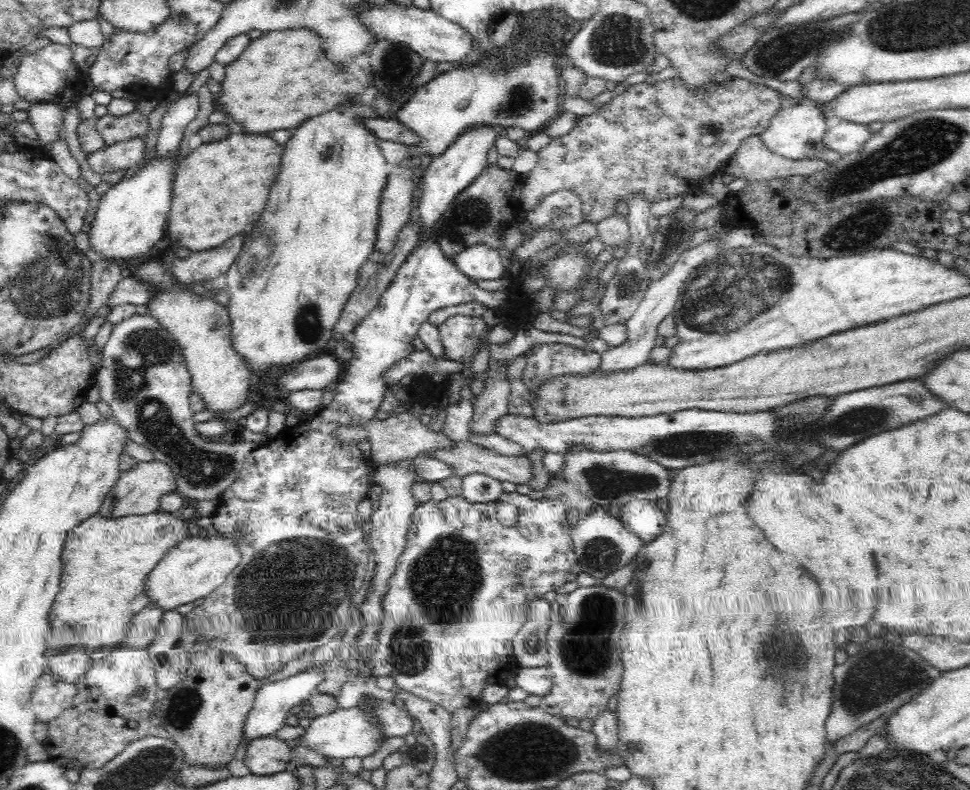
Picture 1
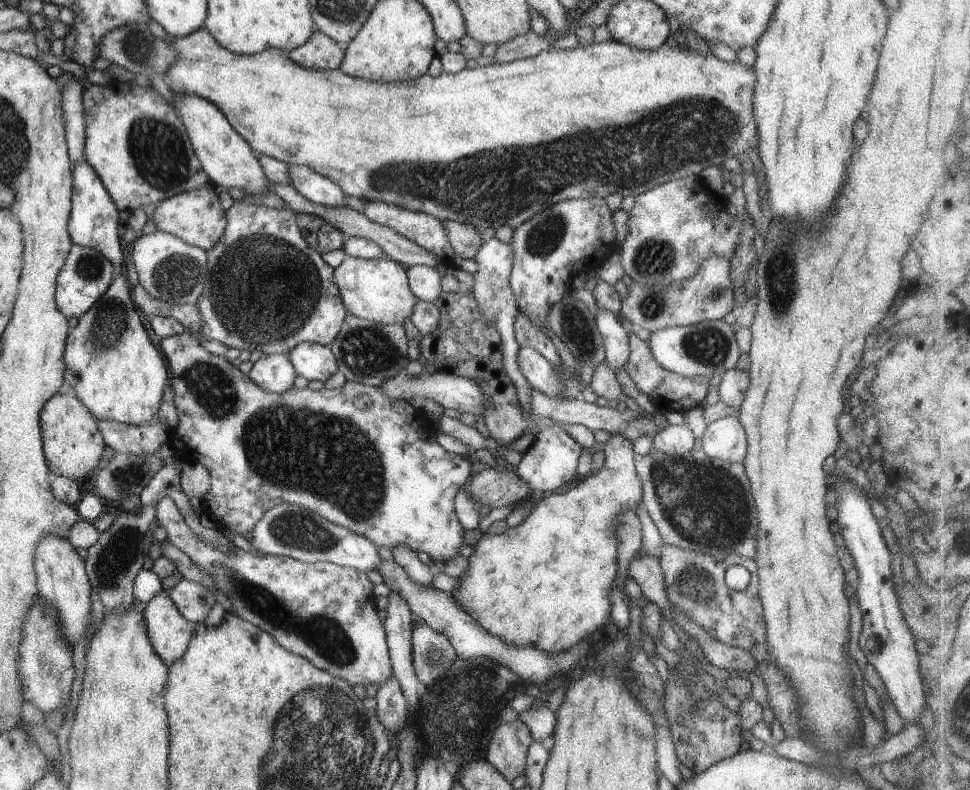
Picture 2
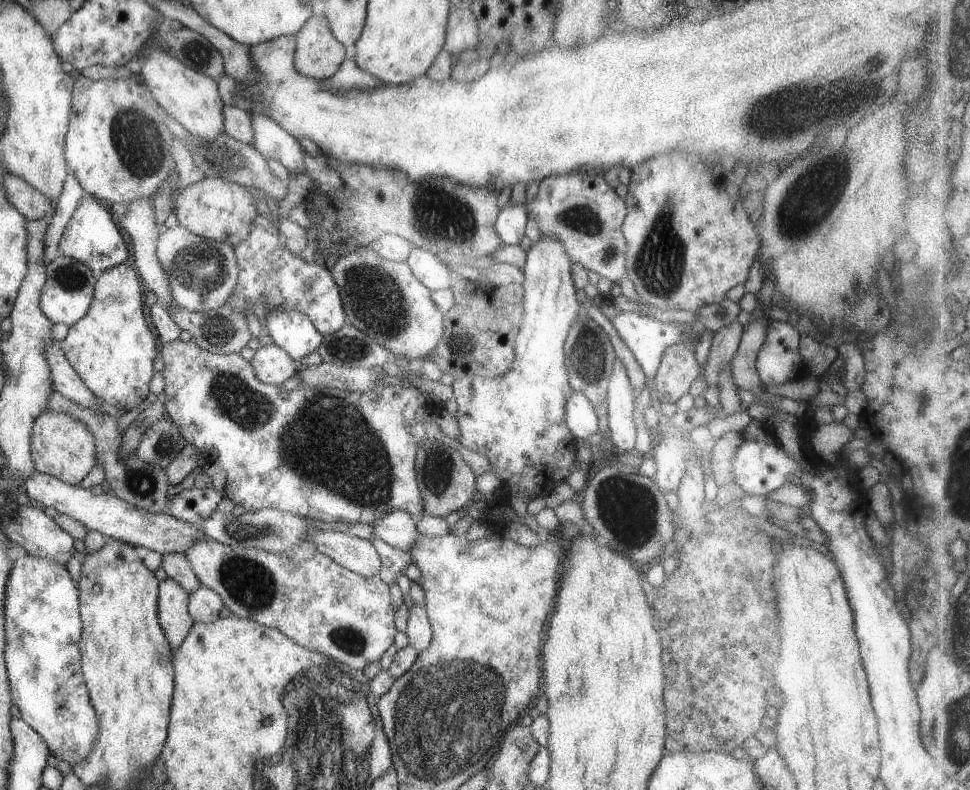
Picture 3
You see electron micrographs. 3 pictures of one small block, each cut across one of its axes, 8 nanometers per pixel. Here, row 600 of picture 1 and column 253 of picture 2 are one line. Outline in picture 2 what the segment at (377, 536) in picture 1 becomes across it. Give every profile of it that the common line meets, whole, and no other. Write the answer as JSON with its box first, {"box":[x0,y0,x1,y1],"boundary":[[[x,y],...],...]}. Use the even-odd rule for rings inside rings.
{"box":[248,353,295,393],"boundary":[[[285,353],[261,355],[248,372],[251,382],[270,393],[286,391],[295,376],[293,365]]]}

